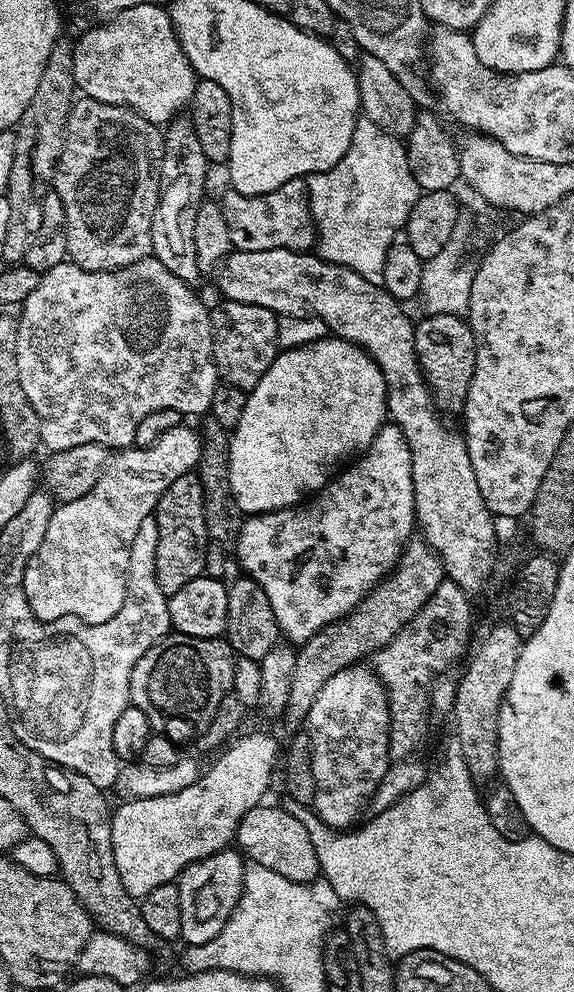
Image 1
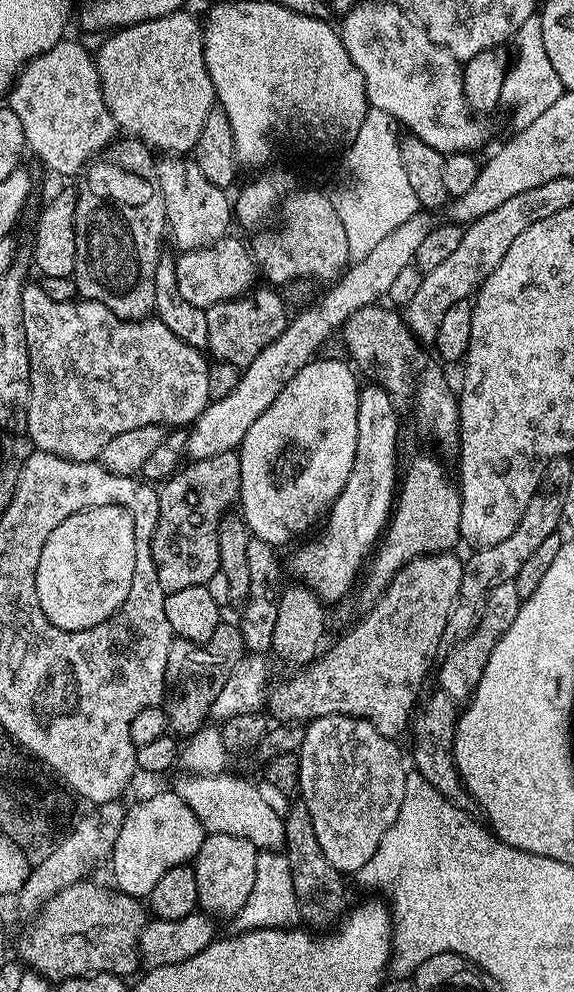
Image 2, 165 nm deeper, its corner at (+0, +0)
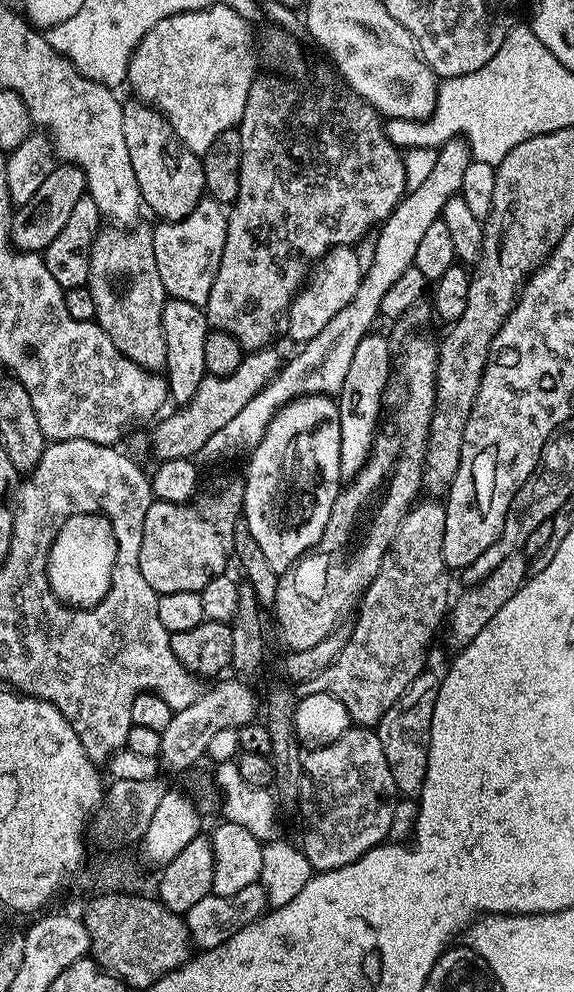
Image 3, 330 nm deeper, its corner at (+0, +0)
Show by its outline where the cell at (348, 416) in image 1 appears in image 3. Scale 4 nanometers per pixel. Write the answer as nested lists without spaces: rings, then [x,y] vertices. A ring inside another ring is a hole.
[[[299,396],[277,412],[262,442],[247,457],[248,472],[244,478],[243,520],[254,534],[266,562],[274,566],[277,574],[291,568],[301,556],[311,552],[313,546],[322,538],[326,522],[330,522],[330,510],[338,498],[342,487],[340,479],[340,423],[336,400],[330,396]]]

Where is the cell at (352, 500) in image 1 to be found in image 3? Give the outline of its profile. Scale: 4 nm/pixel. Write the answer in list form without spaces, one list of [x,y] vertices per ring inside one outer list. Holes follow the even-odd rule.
[[[366,335],[358,342],[354,349],[354,358],[348,360],[346,382],[342,382],[342,390],[336,400],[342,438],[340,479],[344,482],[353,480],[356,471],[368,460],[372,443],[376,441],[376,429],[382,420],[384,391],[394,366],[394,350],[392,352],[386,337],[376,335]]]

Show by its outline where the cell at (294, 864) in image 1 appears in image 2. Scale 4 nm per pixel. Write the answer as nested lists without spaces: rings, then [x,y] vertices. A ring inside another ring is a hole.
[[[180,774],[174,784],[174,791],[190,810],[194,810],[194,818],[208,834],[234,834],[238,838],[246,838],[246,842],[254,842],[258,850],[280,850],[284,846],[284,816],[272,809],[272,804],[251,784],[240,776],[225,774],[222,776],[190,776]]]

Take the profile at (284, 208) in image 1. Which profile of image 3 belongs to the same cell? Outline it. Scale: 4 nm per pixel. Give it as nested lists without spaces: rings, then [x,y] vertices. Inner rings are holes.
[[[352,246],[331,248],[324,257],[318,261],[310,273],[310,279],[305,287],[301,288],[292,299],[292,305],[288,311],[287,339],[303,342],[314,338],[342,306],[350,306],[350,298],[358,291],[360,280],[364,277],[365,269],[362,260],[356,257],[357,249]]]

